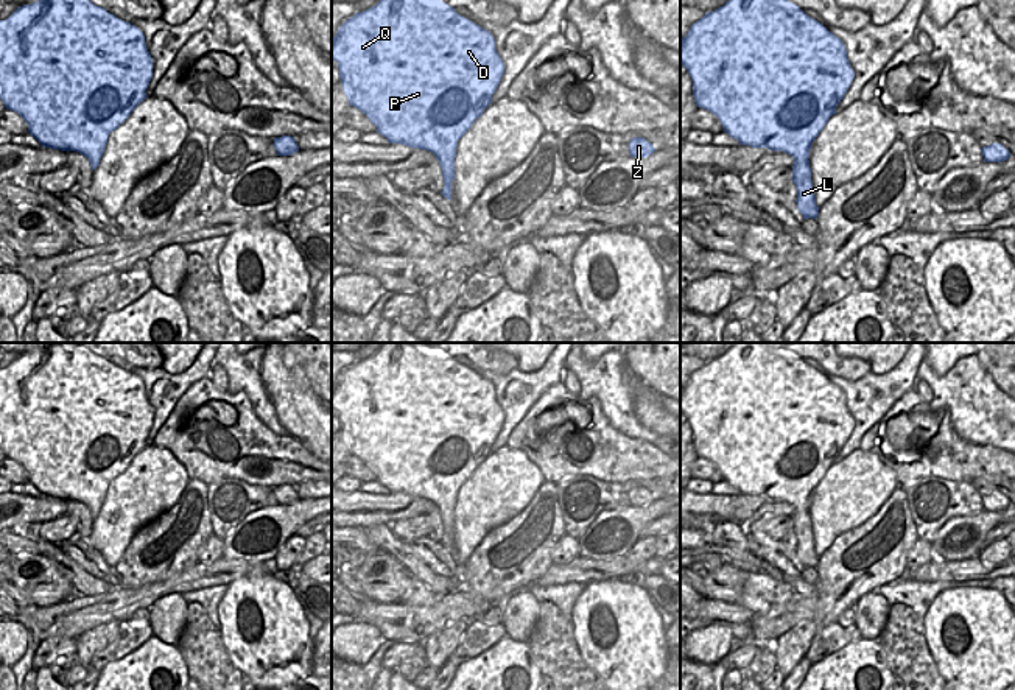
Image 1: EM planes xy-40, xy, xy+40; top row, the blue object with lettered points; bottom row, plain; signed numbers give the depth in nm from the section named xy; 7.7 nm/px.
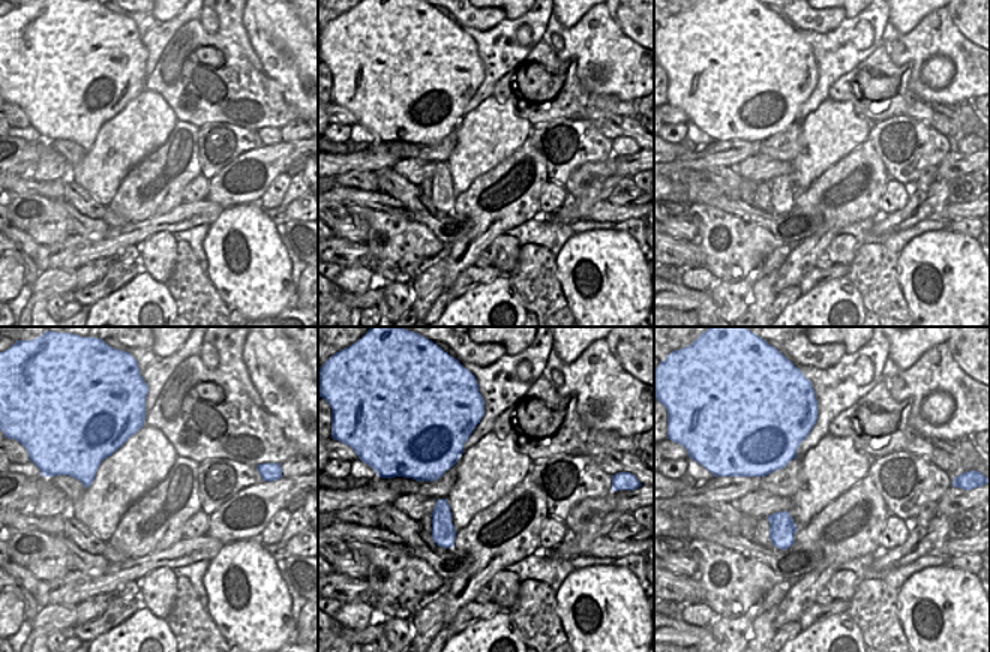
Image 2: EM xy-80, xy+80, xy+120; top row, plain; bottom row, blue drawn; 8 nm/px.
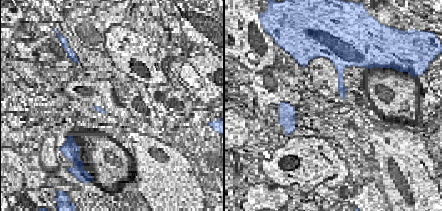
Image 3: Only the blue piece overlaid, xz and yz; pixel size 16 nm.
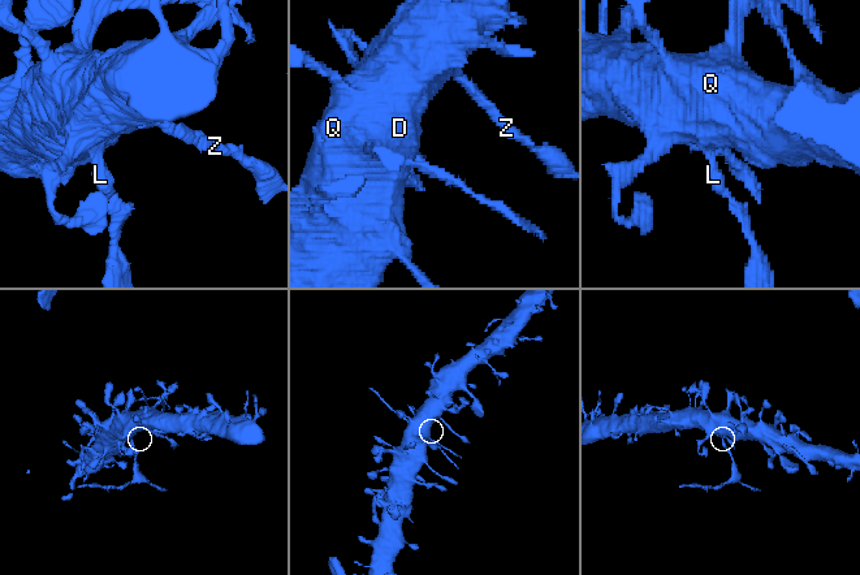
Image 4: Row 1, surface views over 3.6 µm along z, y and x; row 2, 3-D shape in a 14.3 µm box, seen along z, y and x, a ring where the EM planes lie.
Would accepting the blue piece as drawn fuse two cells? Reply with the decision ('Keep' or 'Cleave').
Cleave.

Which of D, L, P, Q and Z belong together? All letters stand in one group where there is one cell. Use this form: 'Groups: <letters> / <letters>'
Groups: D P Q Z / L.

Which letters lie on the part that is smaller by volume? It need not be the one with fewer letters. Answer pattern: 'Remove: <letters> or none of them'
Remove: L

